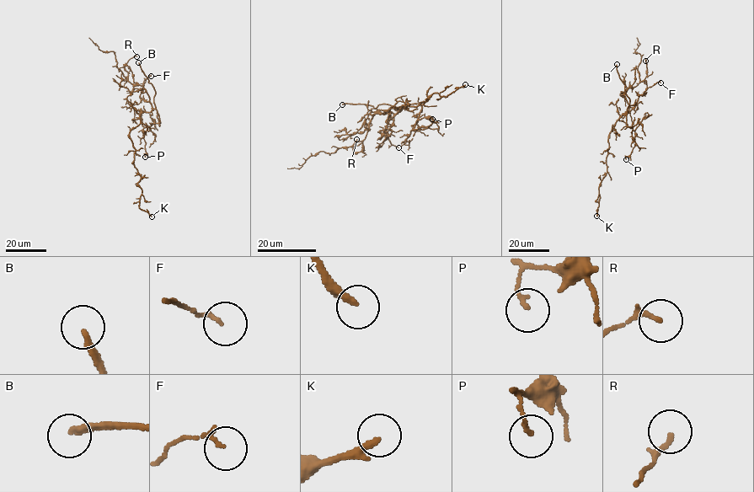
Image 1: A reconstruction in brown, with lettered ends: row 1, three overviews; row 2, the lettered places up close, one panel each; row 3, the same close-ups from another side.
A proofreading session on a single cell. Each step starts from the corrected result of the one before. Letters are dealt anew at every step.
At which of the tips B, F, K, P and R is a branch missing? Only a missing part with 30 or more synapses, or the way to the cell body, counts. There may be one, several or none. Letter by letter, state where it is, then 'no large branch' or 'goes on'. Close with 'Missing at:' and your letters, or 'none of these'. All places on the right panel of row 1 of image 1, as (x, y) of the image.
B: at (617, 64); goes on
F: at (660, 82); no large branch
K: at (596, 216); goes on
P: at (626, 159); no large branch
R: at (645, 61); no large branch
Missing at: B, K

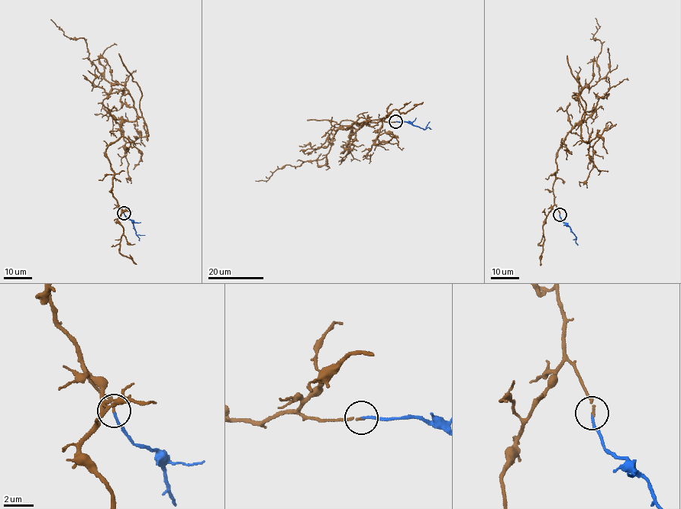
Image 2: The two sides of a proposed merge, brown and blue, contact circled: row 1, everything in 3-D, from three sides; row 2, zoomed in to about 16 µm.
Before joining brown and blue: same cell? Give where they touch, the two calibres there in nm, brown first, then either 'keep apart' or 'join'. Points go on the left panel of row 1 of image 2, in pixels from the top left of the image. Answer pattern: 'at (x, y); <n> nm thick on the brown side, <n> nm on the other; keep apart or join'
at (124, 213); 150 nm thick on the brown side, 150 nm on the other; join

